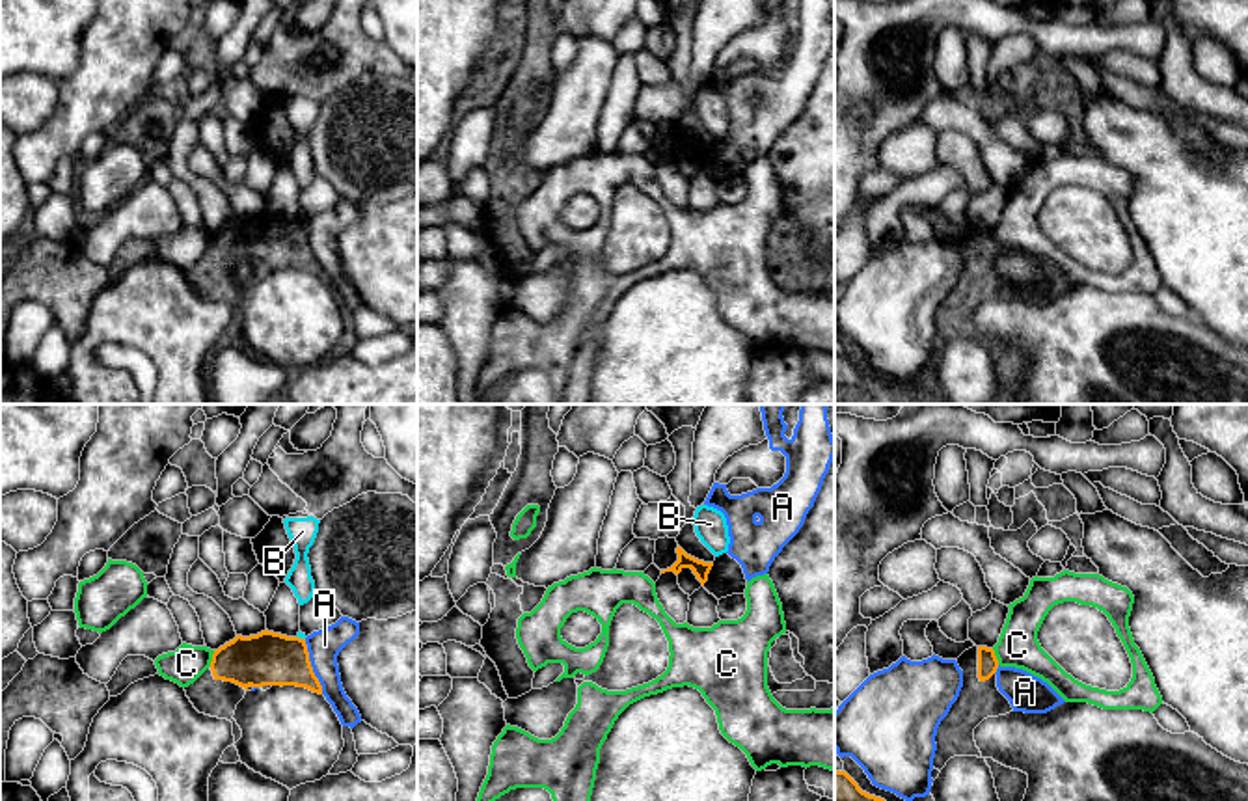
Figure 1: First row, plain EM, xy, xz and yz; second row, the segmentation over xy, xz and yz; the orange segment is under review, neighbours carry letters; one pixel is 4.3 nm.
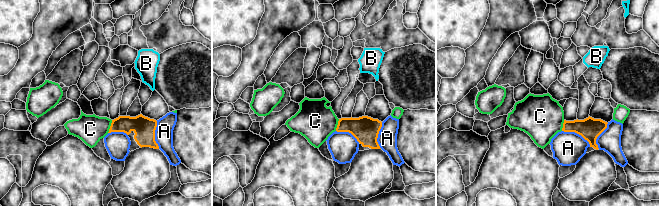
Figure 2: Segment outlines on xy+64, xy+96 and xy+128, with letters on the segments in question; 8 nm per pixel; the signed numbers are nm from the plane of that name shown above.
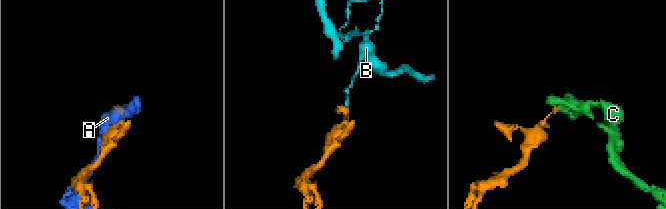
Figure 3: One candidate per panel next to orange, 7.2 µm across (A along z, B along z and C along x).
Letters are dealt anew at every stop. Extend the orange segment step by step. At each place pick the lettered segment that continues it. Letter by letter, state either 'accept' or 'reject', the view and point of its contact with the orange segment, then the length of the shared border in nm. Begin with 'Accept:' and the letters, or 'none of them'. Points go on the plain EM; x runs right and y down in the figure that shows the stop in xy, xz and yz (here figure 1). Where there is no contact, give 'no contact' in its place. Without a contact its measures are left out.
Accept: none of them
A: reject; contact xy (312, 250); length 260 nm
B: reject; contact xy (298, 220); length 40 nm
C: reject; contact xy (213, 241); length 80 nm

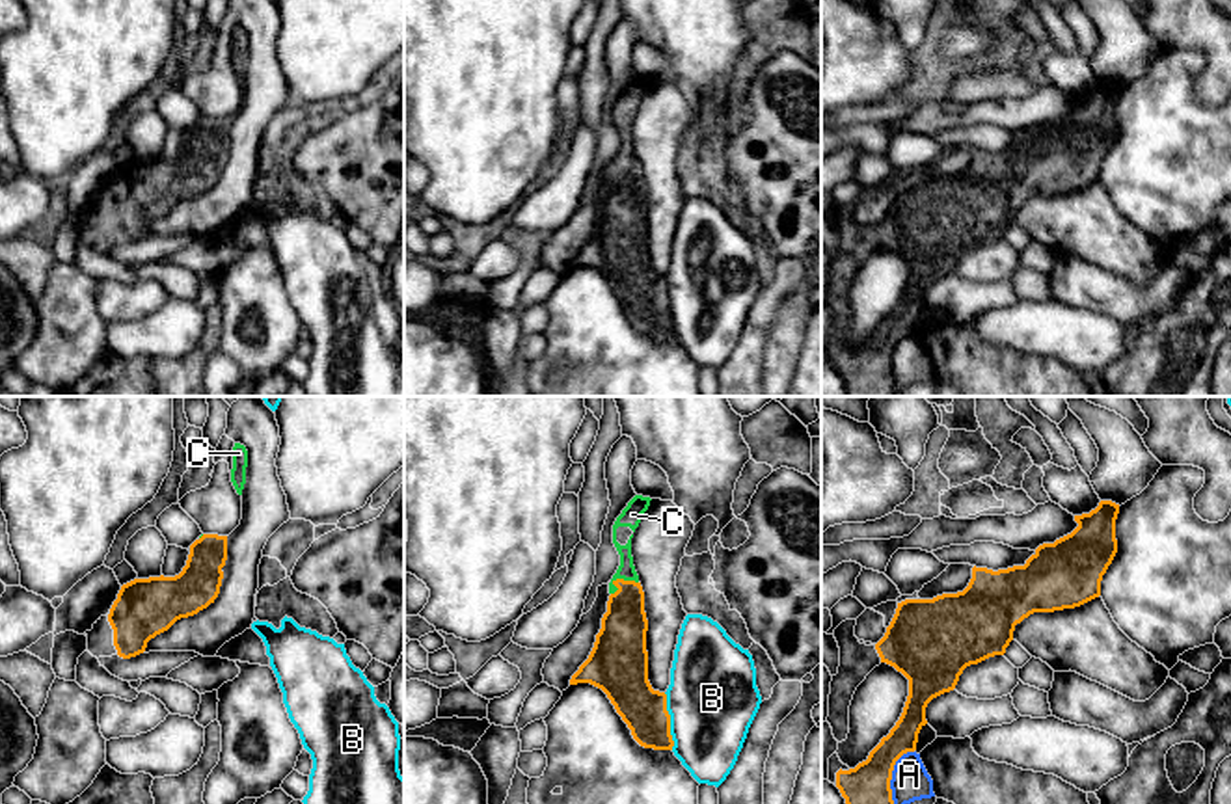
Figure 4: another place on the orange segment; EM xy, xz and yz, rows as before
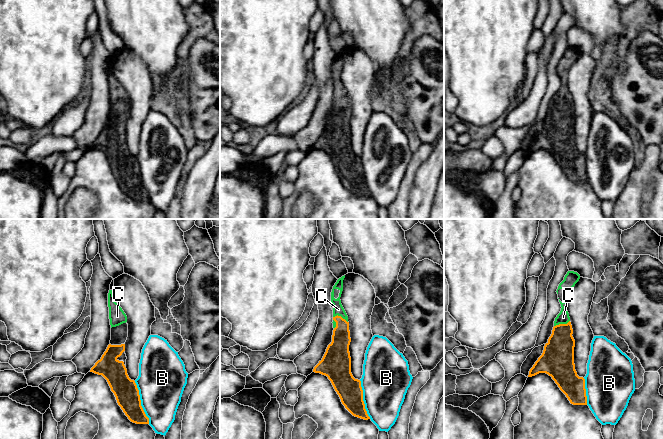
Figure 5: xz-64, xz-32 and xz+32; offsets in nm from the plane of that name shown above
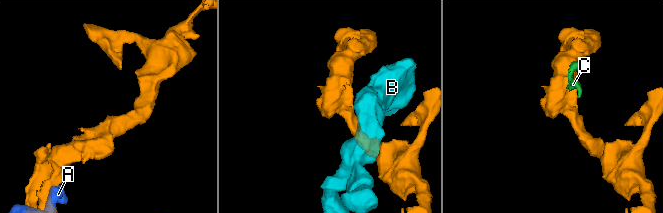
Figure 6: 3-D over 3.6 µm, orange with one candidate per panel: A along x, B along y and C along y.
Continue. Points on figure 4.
Accept: C
A: reject; contact yz (891, 361); length 280 nm
B: reject; contact xz (669, 304); length 260 nm
C: accept; contact xz (619, 162); length 130 nm

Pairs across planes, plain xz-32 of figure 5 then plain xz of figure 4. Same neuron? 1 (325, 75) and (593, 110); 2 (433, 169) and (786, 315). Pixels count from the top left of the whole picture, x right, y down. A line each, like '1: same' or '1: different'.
1: same
2: same

